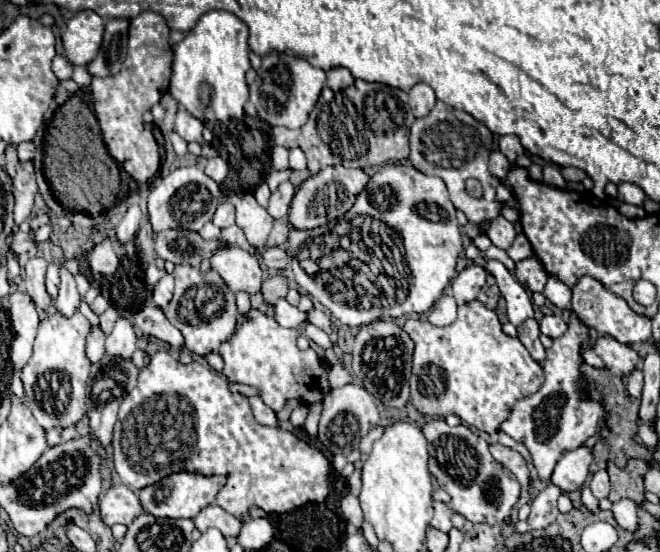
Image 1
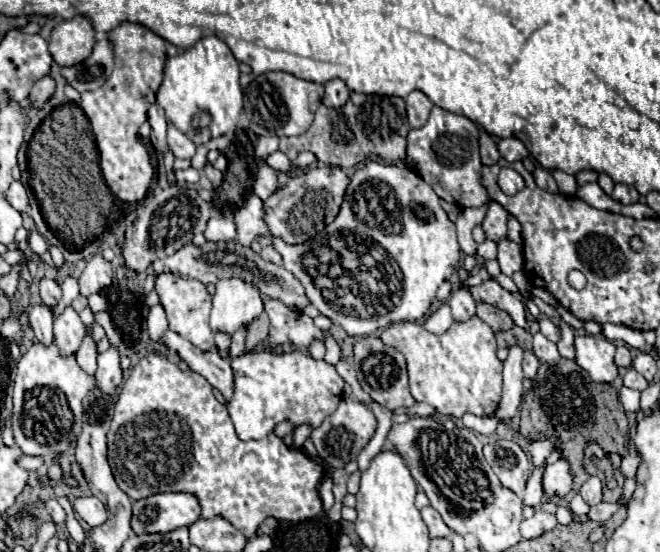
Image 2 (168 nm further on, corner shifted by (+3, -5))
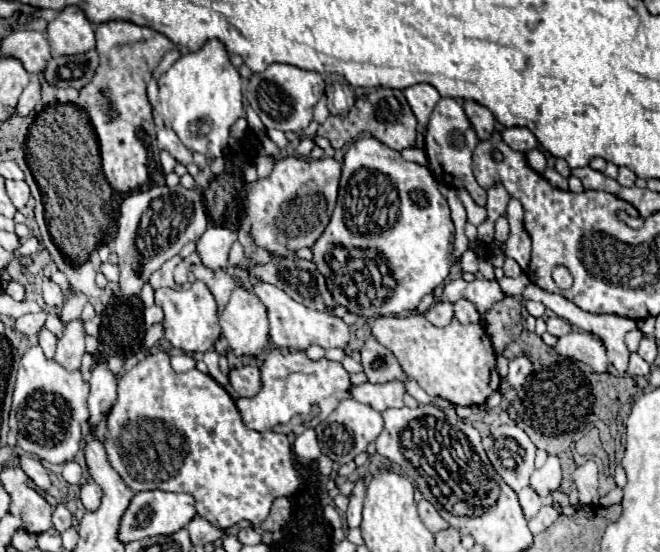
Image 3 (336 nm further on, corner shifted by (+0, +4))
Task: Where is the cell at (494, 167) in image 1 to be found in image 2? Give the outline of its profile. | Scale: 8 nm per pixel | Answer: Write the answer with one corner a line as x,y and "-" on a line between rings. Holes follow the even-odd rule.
484,130
480,134
480,156
482,156
484,166
492,166
492,164
496,164
500,160
500,154
498,154
498,148
496,148
494,140

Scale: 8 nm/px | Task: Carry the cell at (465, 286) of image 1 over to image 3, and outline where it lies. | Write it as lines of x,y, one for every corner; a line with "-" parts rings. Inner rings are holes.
461,299
461,301
455,303
455,319
459,323
477,323
481,317
479,317
479,313
477,313
473,303

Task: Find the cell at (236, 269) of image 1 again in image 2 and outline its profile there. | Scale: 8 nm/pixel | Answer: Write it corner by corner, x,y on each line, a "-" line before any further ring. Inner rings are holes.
240,278
216,282
216,294
210,314
212,330
234,334
242,324
250,324
262,312
260,290

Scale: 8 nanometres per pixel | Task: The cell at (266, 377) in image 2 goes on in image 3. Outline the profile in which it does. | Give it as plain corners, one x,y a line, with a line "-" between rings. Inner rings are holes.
269,349
261,363
261,391
251,399
237,399
237,409
243,417
243,423
255,431
269,431
279,423
289,423
295,415
299,425
293,427
293,433
299,435
307,427
317,427
343,399
351,399
351,381
349,373
341,363
319,359
311,361
305,351
281,353
279,349

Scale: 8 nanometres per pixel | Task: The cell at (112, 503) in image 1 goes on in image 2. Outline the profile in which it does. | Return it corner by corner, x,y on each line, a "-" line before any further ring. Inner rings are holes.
90,496
90,498
78,498
74,502
74,510
76,514
80,514
80,518
84,518
88,522
88,526
96,528
100,524
104,524
104,520
108,520
108,510
106,506
96,500
96,496

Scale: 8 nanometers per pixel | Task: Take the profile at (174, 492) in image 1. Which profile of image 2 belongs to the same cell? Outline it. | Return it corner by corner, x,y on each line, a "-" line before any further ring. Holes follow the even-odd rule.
160,492
136,500
132,508
132,530
136,534
172,532
200,518
200,502
186,492

